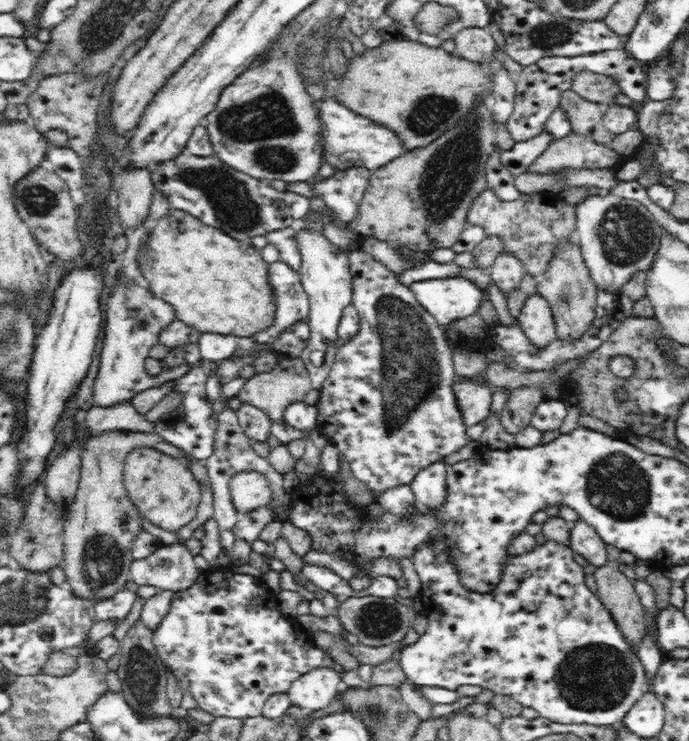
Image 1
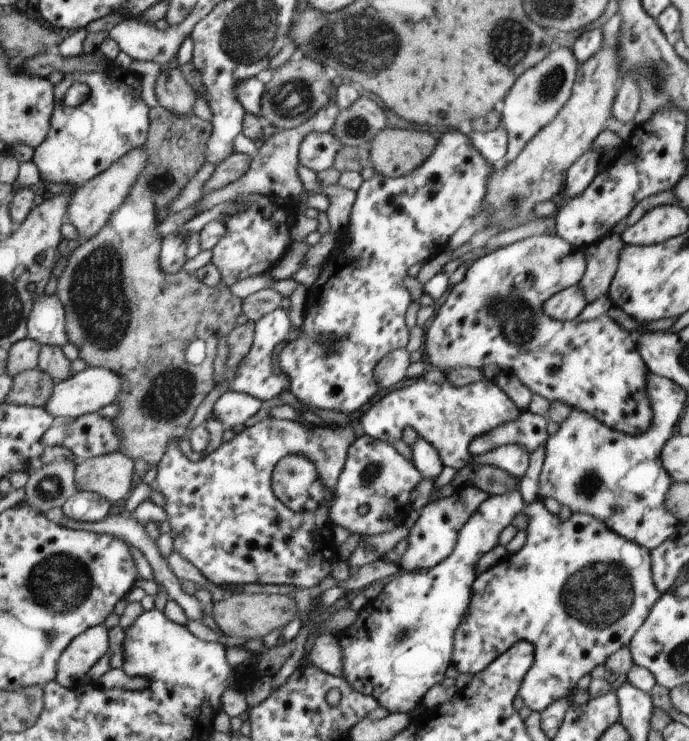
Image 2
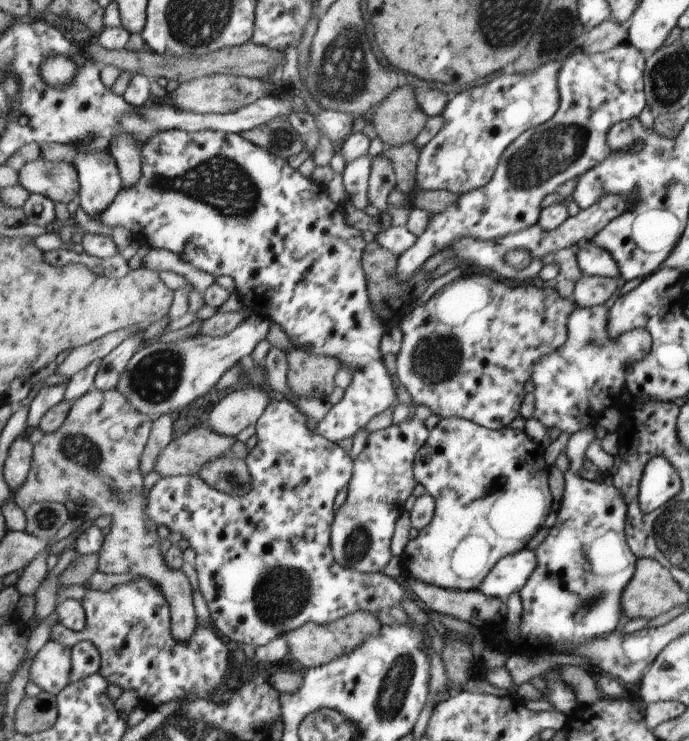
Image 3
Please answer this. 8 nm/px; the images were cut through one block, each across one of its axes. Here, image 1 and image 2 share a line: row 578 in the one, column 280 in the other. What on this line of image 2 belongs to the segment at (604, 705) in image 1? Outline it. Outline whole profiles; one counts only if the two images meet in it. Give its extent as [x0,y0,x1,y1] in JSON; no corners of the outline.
[153,416,357,588]

